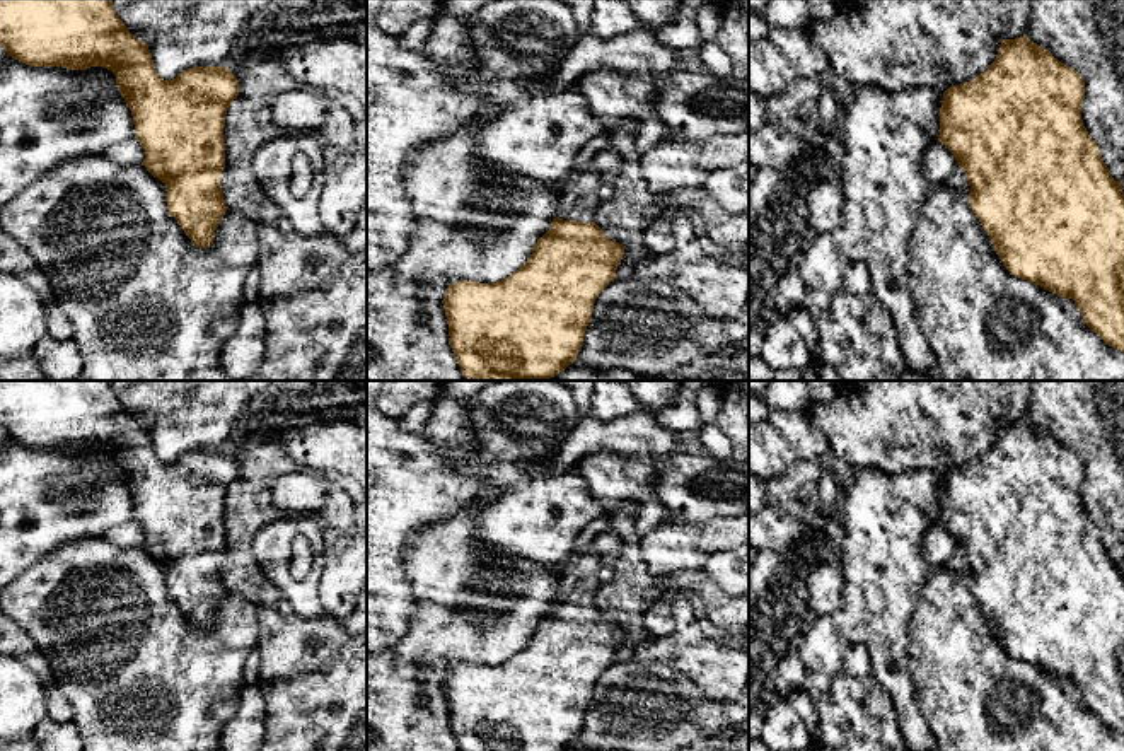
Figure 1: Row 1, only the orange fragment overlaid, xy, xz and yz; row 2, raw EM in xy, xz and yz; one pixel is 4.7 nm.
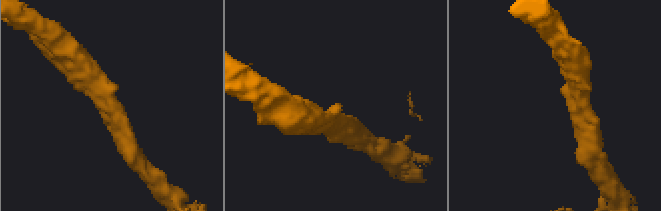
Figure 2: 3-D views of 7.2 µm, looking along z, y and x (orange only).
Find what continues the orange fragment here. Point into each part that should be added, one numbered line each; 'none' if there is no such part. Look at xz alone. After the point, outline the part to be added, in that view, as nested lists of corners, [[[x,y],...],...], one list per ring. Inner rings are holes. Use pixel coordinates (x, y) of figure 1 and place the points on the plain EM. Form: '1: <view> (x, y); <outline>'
1: xz (579, 582); [[[590,544],[561,575],[558,599],[575,604],[594,604],[595,592],[600,589],[597,572],[604,556]]]

